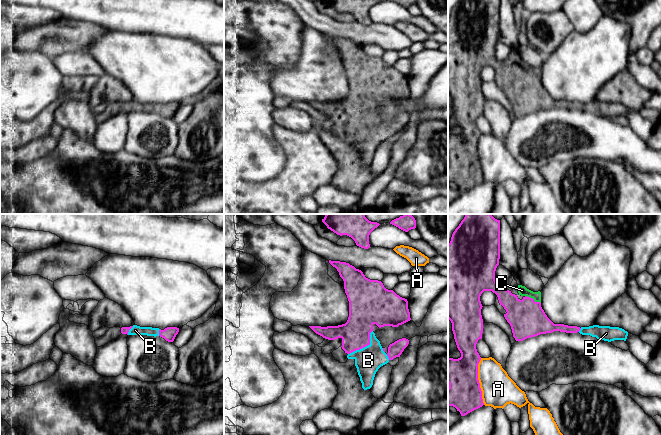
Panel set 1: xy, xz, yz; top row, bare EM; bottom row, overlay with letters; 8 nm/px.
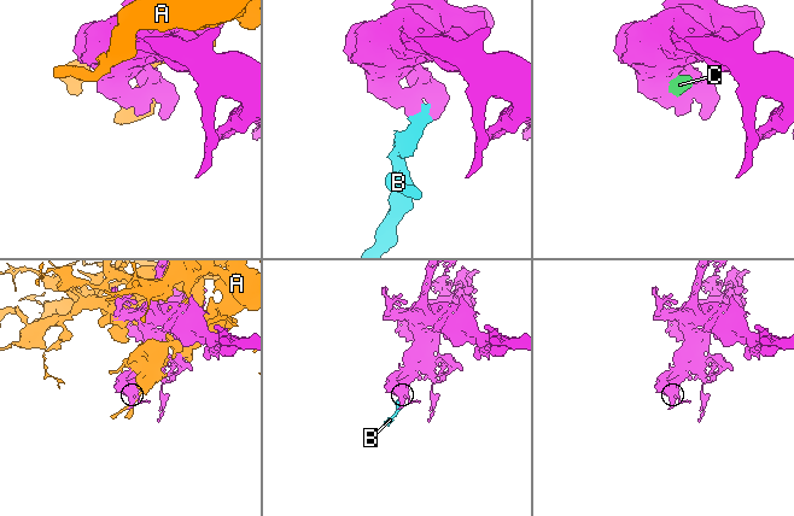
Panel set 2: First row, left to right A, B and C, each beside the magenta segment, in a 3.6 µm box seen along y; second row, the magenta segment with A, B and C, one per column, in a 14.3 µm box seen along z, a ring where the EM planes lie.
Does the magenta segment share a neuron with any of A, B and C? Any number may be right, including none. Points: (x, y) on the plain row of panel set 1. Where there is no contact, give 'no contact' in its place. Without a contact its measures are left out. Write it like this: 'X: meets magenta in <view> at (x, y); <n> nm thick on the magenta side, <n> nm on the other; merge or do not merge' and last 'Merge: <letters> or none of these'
A: meets magenta in yz at (478, 157); 280 nm thick on the magenta side, 280 nm on the other; do not merge
B: meets magenta in xz at (365, 122); 240 nm thick on the magenta side, 220 nm on the other; merge
C: meets magenta in yz at (533, 75); 300 nm thick on the magenta side, 80 nm on the other; merge
Merge: B, C

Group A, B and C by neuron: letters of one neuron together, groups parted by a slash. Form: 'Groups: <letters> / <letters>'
Groups: A / B C

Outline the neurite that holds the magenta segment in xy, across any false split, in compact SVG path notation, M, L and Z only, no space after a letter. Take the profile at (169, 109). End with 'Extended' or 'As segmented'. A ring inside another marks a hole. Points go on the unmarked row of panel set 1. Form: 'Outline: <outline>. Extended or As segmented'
Outline: M133 101L130 103L122 103L121 109L127 111L147 111L147 112L160 112L168 118L173 118L179 108L177 103L167 103L164 106L152 103L140 103Z. Extended

